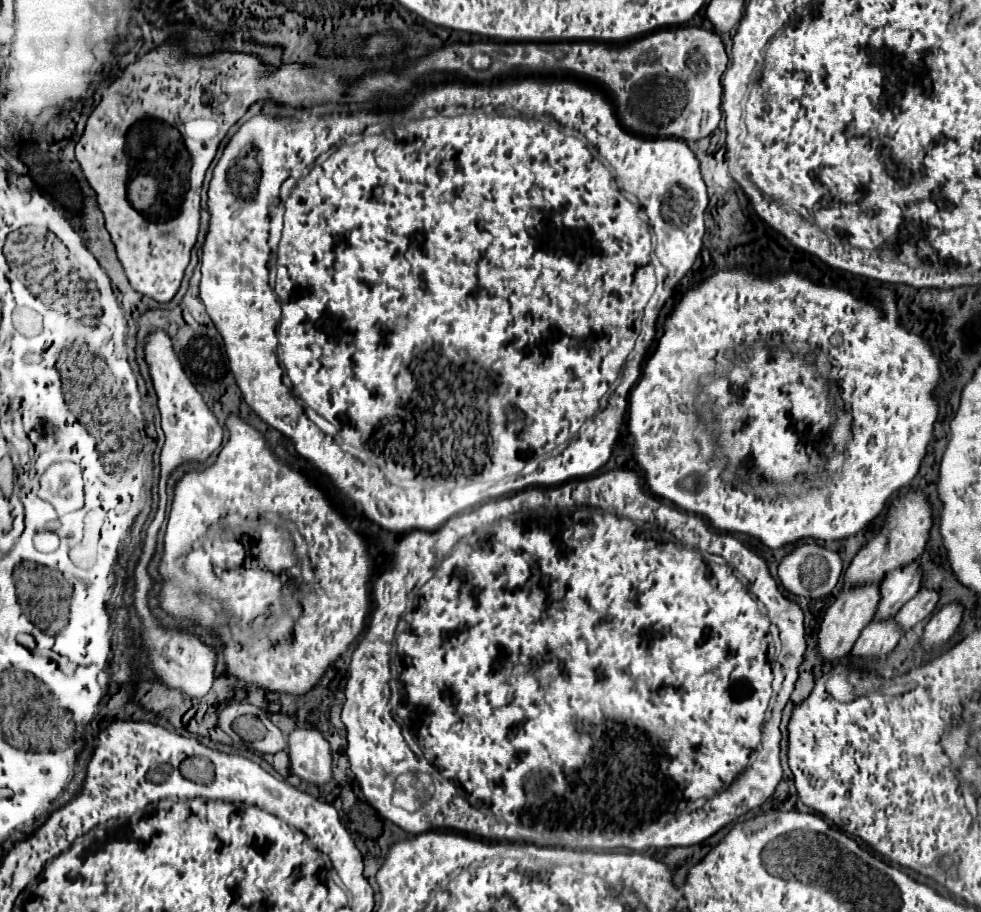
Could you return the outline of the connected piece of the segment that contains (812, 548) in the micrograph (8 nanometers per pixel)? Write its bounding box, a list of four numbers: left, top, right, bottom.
[778,542,842,598]

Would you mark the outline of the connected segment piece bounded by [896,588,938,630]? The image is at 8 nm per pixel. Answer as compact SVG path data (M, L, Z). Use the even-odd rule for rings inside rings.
M920 588L918 594L908 600L908 604L904 604L904 608L900 608L900 612L896 614L896 622L900 624L902 630L912 628L914 624L918 624L920 620L924 620L936 606L938 602L938 592L932 588Z

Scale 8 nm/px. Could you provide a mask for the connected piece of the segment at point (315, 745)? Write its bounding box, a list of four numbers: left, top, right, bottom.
[288,730,332,784]

